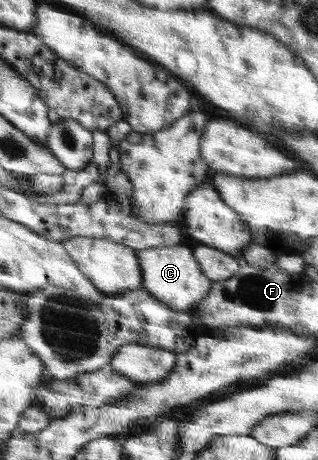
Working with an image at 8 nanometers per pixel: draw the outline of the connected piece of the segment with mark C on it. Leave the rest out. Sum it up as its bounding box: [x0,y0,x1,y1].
[136,246,213,311]

